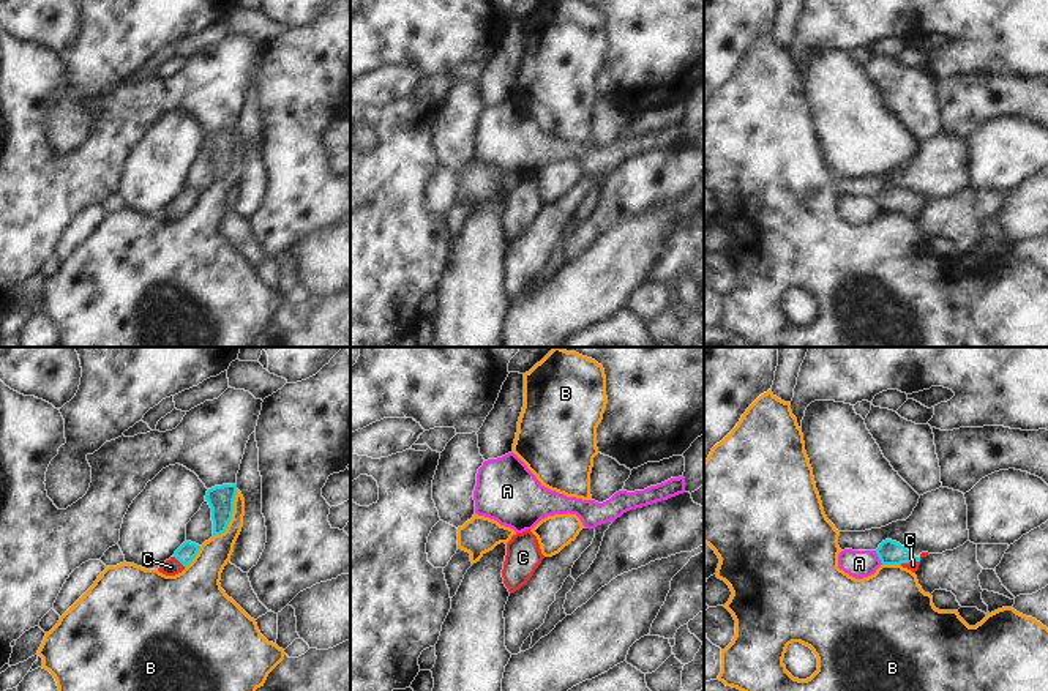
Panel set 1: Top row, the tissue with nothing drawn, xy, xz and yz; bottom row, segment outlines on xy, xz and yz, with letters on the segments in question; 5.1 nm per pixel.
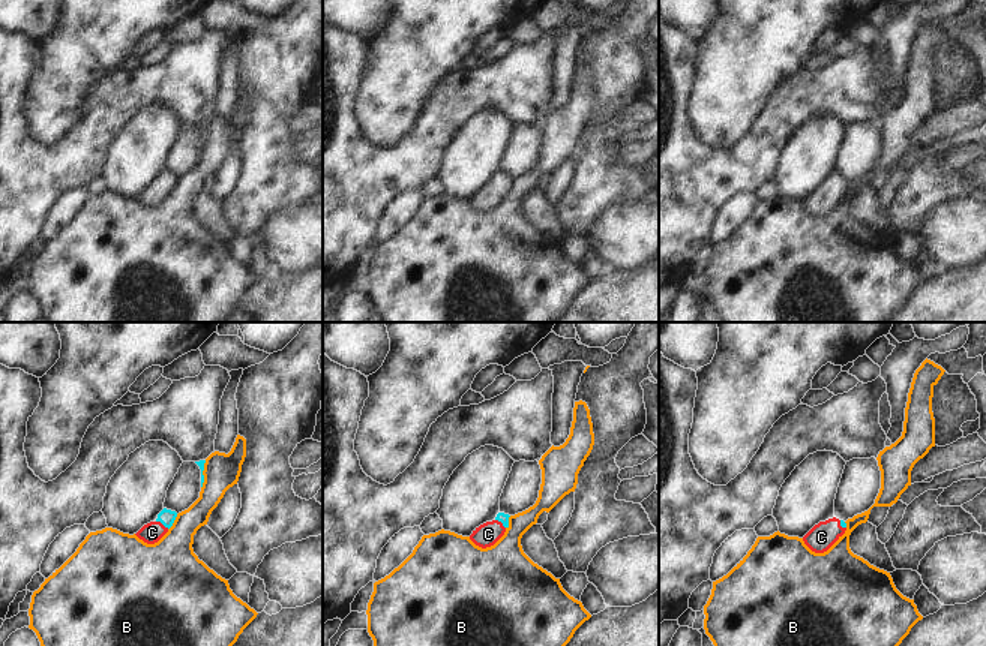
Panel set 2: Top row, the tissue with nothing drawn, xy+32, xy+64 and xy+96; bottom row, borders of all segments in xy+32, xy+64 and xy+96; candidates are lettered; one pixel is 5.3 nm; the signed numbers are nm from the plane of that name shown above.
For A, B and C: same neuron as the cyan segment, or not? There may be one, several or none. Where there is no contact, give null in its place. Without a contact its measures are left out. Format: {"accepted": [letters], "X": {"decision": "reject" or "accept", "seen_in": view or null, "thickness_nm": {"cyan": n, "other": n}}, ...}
{"accepted": ["C"], "A": {"decision": "reject", "seen_in": "yz", "thickness_nm": {"cyan": 130, "other": 140}}, "B": {"decision": "reject", "seen_in": "xy", "thickness_nm": {"cyan": 130, "other": 160}}, "C": {"decision": "accept", "seen_in": "xy", "thickness_nm": {"cyan": 100, "other": 90}}}

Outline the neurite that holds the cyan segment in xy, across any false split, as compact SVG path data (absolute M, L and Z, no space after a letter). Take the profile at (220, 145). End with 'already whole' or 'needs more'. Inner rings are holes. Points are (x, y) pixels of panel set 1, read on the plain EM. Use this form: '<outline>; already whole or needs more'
M237 131L215 133L207 137L205 147L211 155L213 183L226 178L232 166L235 142Z; already whole

